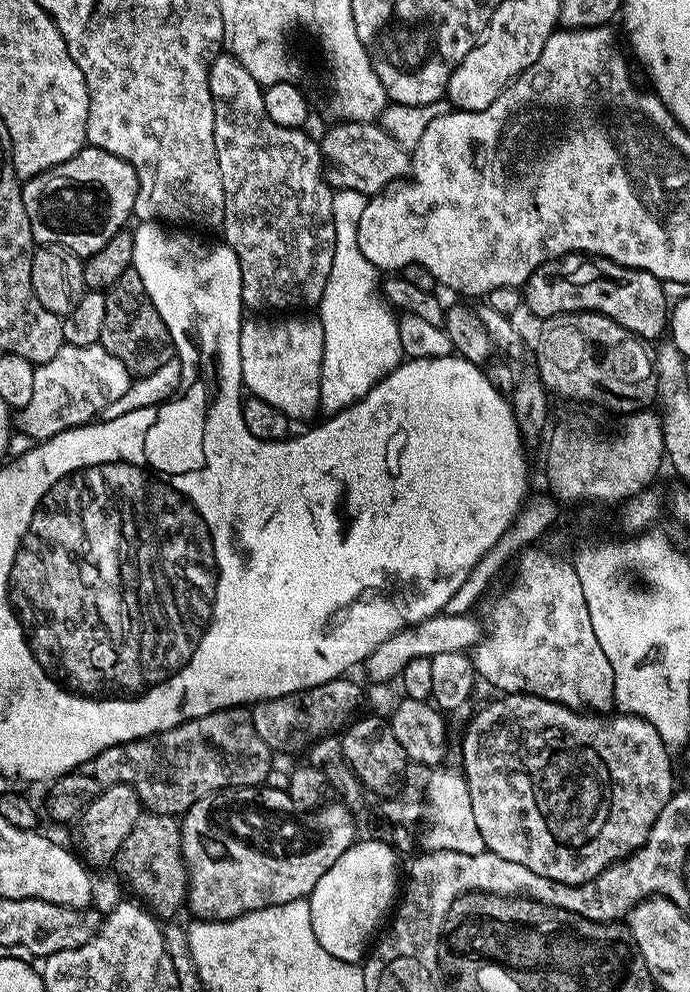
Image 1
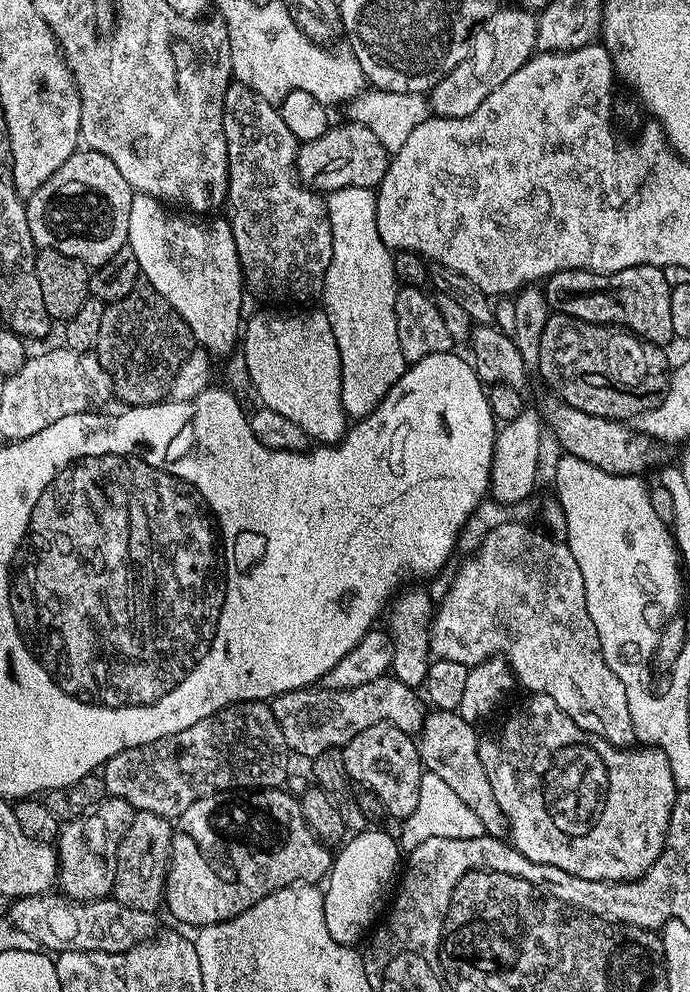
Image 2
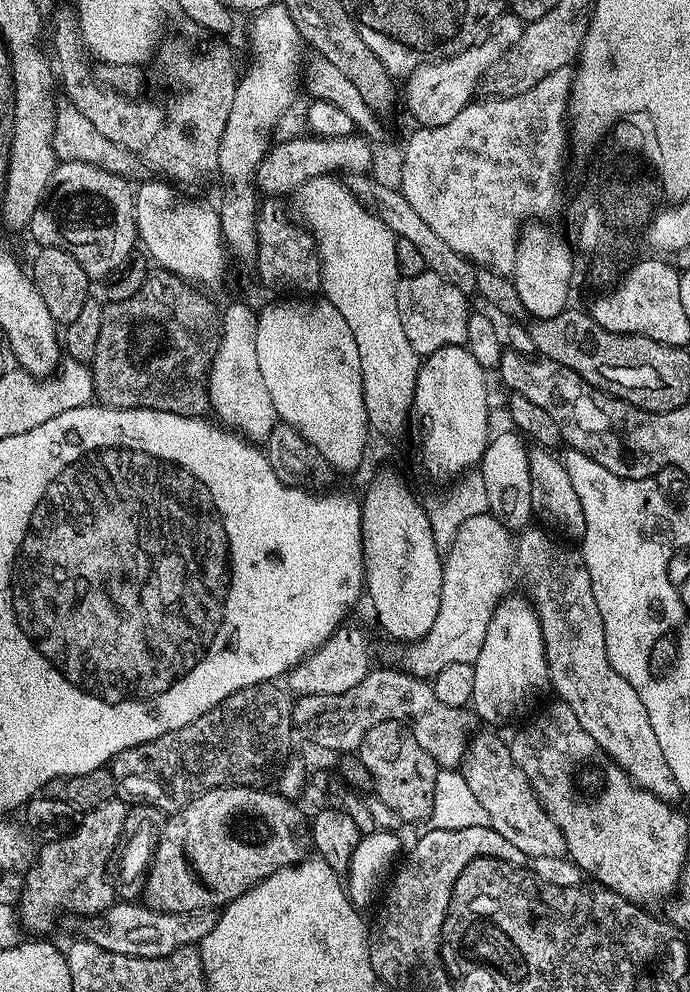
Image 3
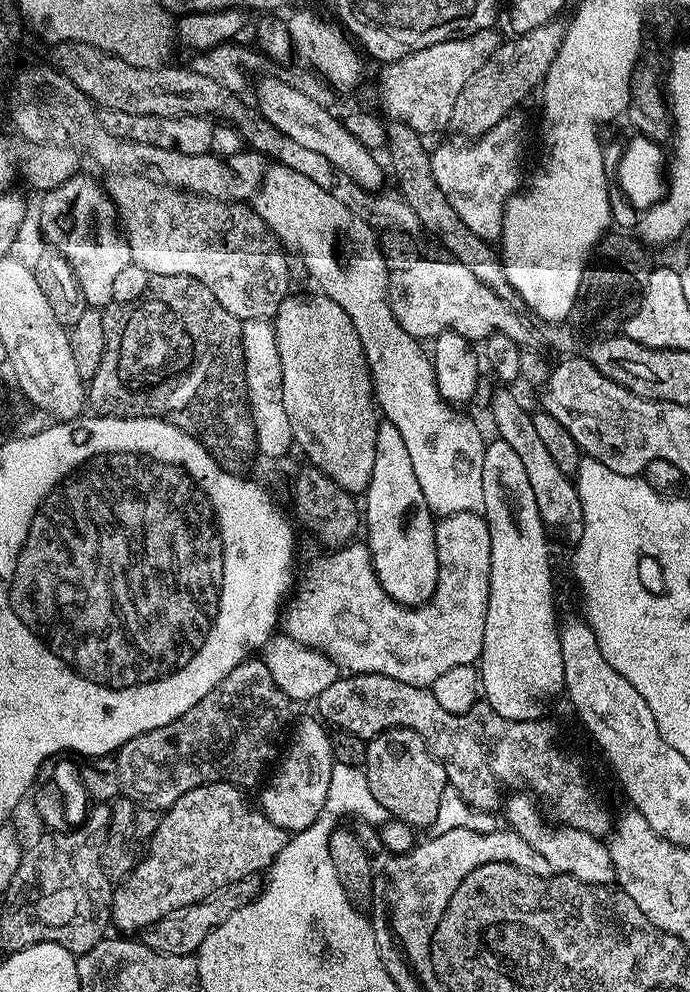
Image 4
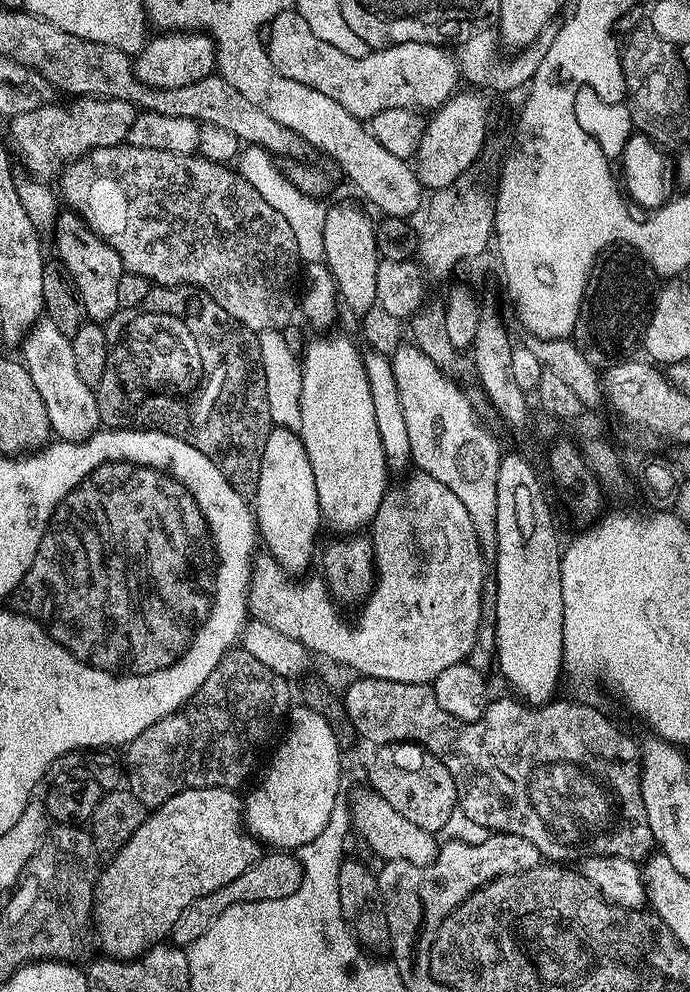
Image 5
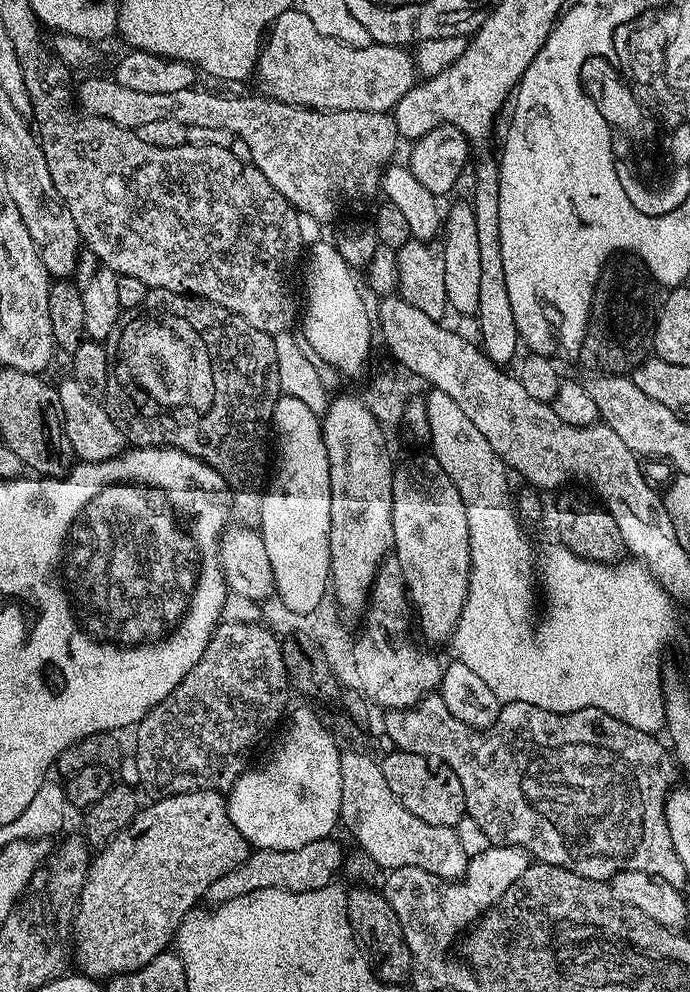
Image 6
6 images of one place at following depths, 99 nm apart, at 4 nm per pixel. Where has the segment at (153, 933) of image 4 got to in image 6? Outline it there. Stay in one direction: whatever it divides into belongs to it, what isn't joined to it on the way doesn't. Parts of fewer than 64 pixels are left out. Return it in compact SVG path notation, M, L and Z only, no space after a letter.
M335 839L310 842L310 846L298 846L298 850L266 850L258 848L249 851L243 860L230 874L222 874L214 886L210 886L206 900L215 906L230 902L236 896L250 894L254 890L277 888L283 892L309 892L324 888L337 879L336 871L341 871L345 861L345 849L335 844Z

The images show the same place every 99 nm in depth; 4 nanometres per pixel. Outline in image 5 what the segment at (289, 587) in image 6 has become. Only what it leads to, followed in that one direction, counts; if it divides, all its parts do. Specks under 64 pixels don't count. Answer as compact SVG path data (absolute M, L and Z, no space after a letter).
M273 427L266 438L254 497L254 515L263 547L264 544L268 547L265 548L267 555L273 556L289 574L307 573L308 563L313 563L318 548L316 535L320 532L322 517L310 458L299 435L291 428Z

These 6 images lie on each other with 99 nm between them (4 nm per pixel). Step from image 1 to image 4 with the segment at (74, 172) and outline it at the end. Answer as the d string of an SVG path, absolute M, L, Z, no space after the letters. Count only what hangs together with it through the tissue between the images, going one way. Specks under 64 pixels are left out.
M71 176L62 186L43 193L40 204L40 228L47 243L70 262L87 307L101 310L112 303L116 275L132 263L132 251L118 227L118 209L107 187L92 176Z

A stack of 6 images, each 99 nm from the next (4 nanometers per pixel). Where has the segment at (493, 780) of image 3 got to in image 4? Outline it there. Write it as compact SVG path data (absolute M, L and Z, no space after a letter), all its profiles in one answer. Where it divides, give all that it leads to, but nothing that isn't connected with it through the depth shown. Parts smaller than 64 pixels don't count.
M523 795L512 796L509 800L507 797L503 801L503 819L508 819L507 827L511 831L517 832L527 844L534 846L534 850L538 850L538 854L542 854L542 858L546 858L546 862L550 862L553 873L572 876L576 880L581 880L583 884L608 886L615 881L612 859L608 857L608 847L601 837L591 836L589 832L584 832L580 828L567 826L551 828L550 825L544 824L543 818L540 817L541 805L531 795Z

